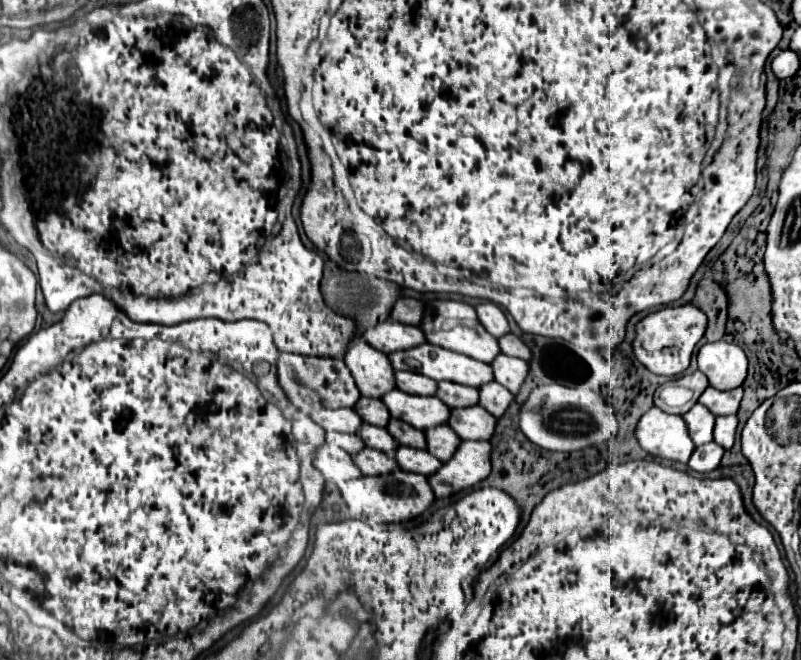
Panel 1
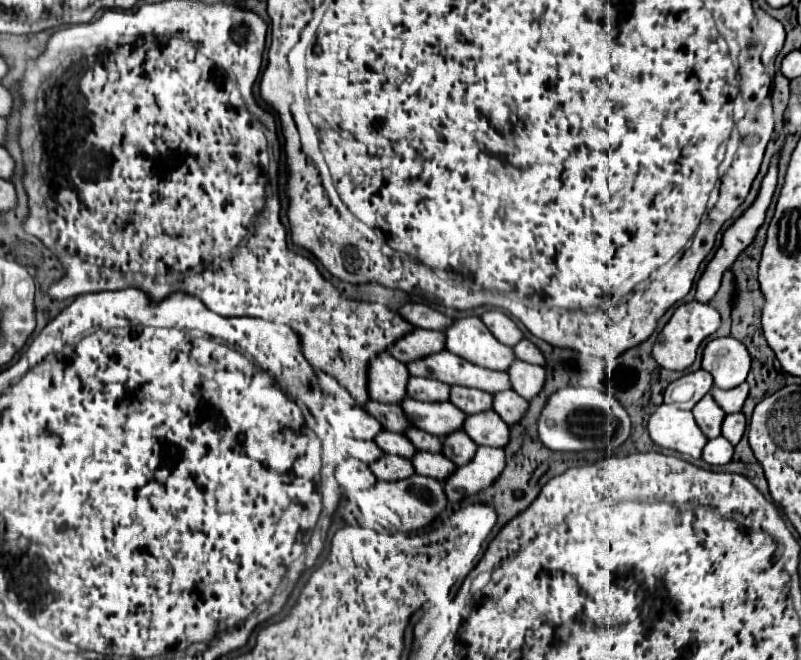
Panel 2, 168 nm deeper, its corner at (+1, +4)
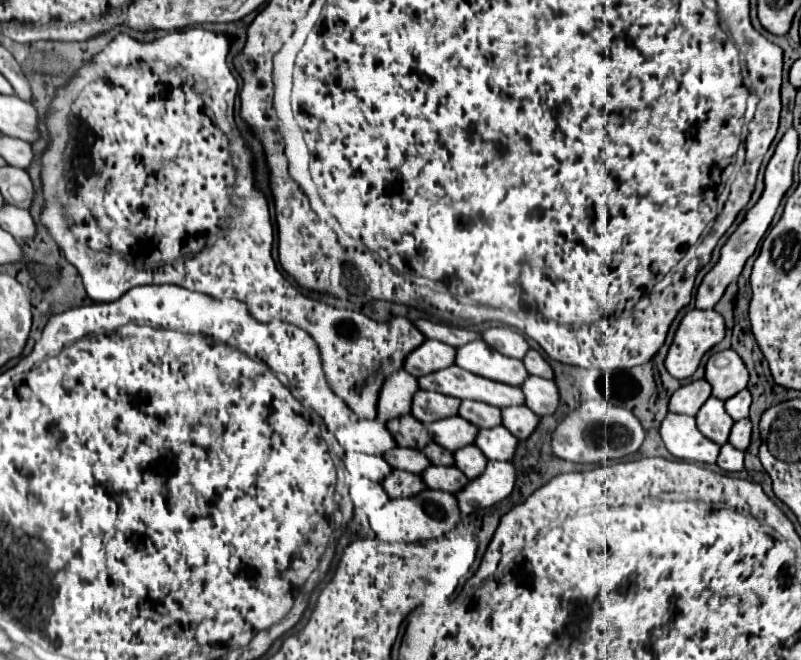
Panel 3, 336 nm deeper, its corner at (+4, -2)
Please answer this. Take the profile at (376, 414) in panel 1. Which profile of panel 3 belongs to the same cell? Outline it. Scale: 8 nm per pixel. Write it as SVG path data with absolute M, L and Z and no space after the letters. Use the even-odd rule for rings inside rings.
M402 416L392 422L386 422L388 430L392 432L394 440L402 448L418 448L422 450L428 442L432 442L426 426L418 422L414 416Z

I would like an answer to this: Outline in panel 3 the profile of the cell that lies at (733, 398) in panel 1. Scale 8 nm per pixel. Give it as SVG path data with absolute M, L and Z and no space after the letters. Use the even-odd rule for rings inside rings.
M742 390L738 392L736 396L728 398L726 400L726 410L728 414L734 418L734 420L742 420L742 418L748 418L750 414L750 404L752 404L752 396L748 390Z

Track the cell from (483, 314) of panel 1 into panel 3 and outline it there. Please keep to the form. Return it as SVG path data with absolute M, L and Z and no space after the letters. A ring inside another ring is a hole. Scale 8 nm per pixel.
M508 326L488 328L488 330L482 334L482 338L484 338L484 342L486 342L488 346L492 346L494 350L498 350L500 354L510 356L510 358L522 360L522 356L530 350L526 338L524 338L520 332L508 328Z

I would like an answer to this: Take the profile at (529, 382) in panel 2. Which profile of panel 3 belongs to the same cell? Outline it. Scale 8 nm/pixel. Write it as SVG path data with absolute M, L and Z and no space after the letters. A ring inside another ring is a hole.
M528 376L522 384L522 392L526 396L526 406L538 416L550 416L558 410L560 394L558 386L552 380Z

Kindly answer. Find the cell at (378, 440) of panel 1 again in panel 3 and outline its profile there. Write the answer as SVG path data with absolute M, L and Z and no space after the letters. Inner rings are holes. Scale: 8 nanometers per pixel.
M394 448L392 452L384 454L384 460L394 468L394 470L404 470L412 474L424 472L424 468L430 466L430 460L418 452L418 450L408 450L408 448Z

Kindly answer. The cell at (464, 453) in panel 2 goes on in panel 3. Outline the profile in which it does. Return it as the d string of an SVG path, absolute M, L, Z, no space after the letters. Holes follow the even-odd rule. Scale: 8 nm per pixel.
M474 444L454 452L454 458L456 458L456 468L460 468L470 480L480 476L480 472L484 472L484 464L488 464L484 454Z

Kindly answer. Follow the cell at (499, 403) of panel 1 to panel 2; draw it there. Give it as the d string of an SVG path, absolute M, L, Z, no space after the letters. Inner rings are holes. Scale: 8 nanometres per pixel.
M503 390L499 394L493 396L493 410L507 422L507 424L515 424L521 420L521 416L525 414L529 402L525 398L521 398L519 394L515 394L513 390Z

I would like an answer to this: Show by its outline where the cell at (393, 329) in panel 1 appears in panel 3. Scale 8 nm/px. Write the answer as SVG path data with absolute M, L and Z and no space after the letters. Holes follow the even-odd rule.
M426 340L420 348L408 354L404 370L420 378L426 376L428 372L438 372L440 368L452 366L454 360L456 360L456 350L452 346L436 340Z

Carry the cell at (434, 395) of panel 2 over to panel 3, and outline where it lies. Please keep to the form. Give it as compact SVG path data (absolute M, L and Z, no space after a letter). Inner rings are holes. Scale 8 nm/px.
M418 390L414 396L414 404L412 404L412 416L420 420L422 424L428 424L428 422L456 416L458 408L460 408L460 400L452 396Z

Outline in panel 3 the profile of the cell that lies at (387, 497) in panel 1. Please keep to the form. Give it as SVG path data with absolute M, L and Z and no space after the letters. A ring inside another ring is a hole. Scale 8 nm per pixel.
M424 490L412 498L390 500L376 516L370 518L372 530L376 532L376 538L382 542L420 542L438 538L454 530L458 522L460 522L460 508L456 504L456 496L440 490Z

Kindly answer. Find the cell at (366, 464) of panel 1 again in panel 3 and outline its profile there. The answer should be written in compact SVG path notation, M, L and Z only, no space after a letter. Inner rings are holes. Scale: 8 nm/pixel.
M394 470L384 482L382 482L384 490L388 492L390 498L404 498L404 496L414 496L416 492L426 490L424 480L420 480L418 474L410 474L410 472L402 472L402 470Z

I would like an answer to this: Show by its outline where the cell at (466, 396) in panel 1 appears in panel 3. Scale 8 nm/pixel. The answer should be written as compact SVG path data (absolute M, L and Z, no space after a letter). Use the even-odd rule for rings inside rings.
M462 400L460 416L478 428L494 428L502 424L500 408L484 402L474 402L474 400Z

